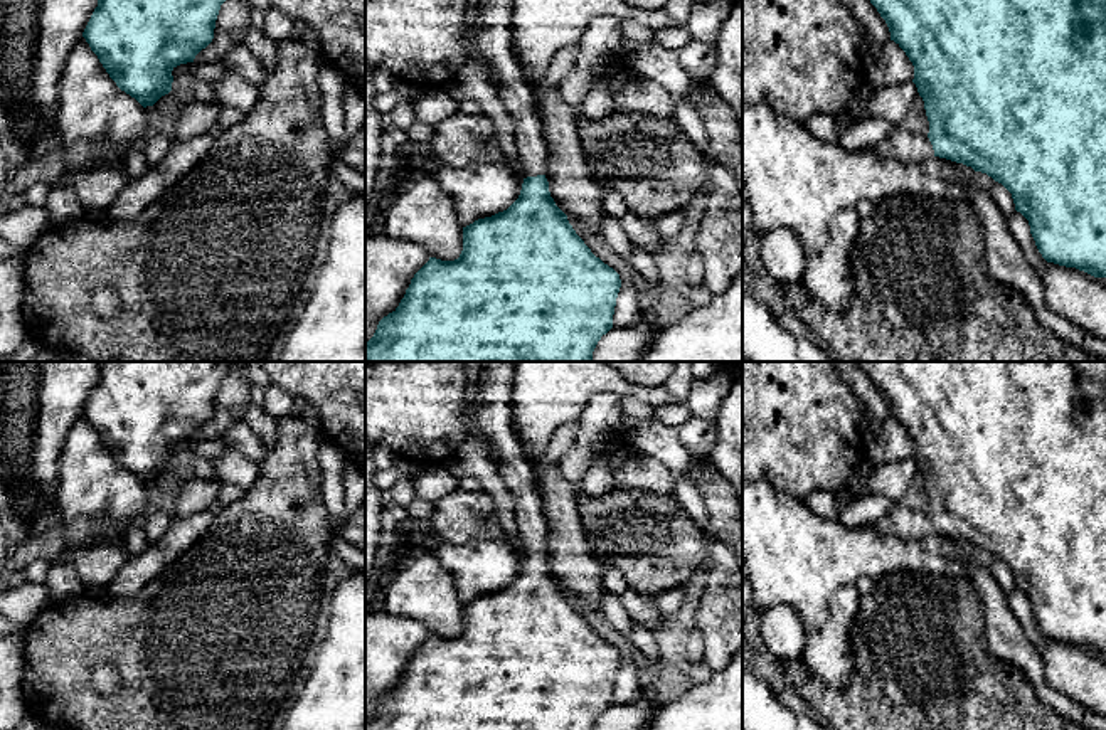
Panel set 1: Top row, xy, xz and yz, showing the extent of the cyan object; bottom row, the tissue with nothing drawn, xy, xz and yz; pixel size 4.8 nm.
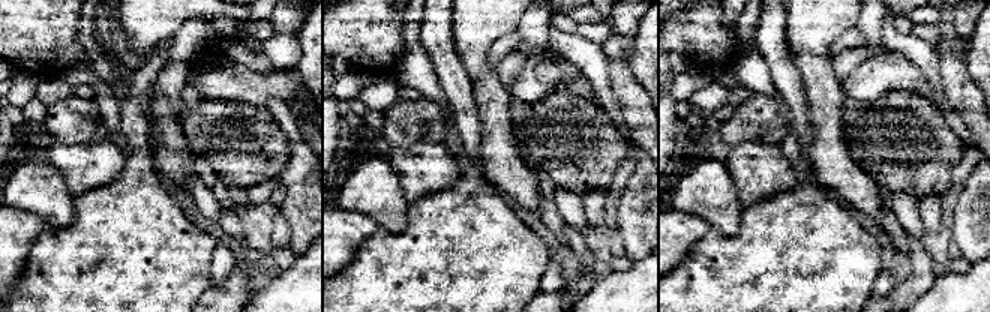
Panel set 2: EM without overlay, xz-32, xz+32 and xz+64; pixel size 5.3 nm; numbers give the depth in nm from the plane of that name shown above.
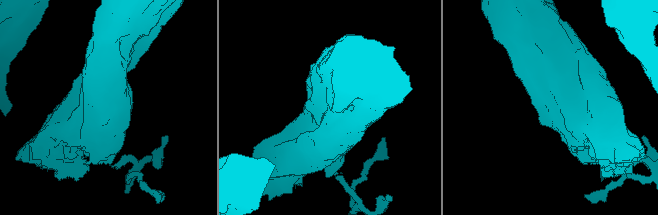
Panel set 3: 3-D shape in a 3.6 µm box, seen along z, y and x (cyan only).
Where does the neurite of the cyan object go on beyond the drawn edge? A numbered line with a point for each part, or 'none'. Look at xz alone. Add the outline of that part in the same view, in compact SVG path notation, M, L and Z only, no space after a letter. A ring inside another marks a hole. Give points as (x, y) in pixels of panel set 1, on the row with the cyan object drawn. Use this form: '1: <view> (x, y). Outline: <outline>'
1: xz (494, 41). Outline: M481 0L478 49L488 64L498 96L515 121L515 145L524 178L544 175L547 145L529 84L512 45L513 0Z

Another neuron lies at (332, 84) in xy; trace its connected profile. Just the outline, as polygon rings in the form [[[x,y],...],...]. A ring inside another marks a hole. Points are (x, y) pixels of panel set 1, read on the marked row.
[[[325,66],[320,69],[318,84],[322,91],[322,119],[333,146],[345,135],[343,93],[348,81],[332,66]]]

